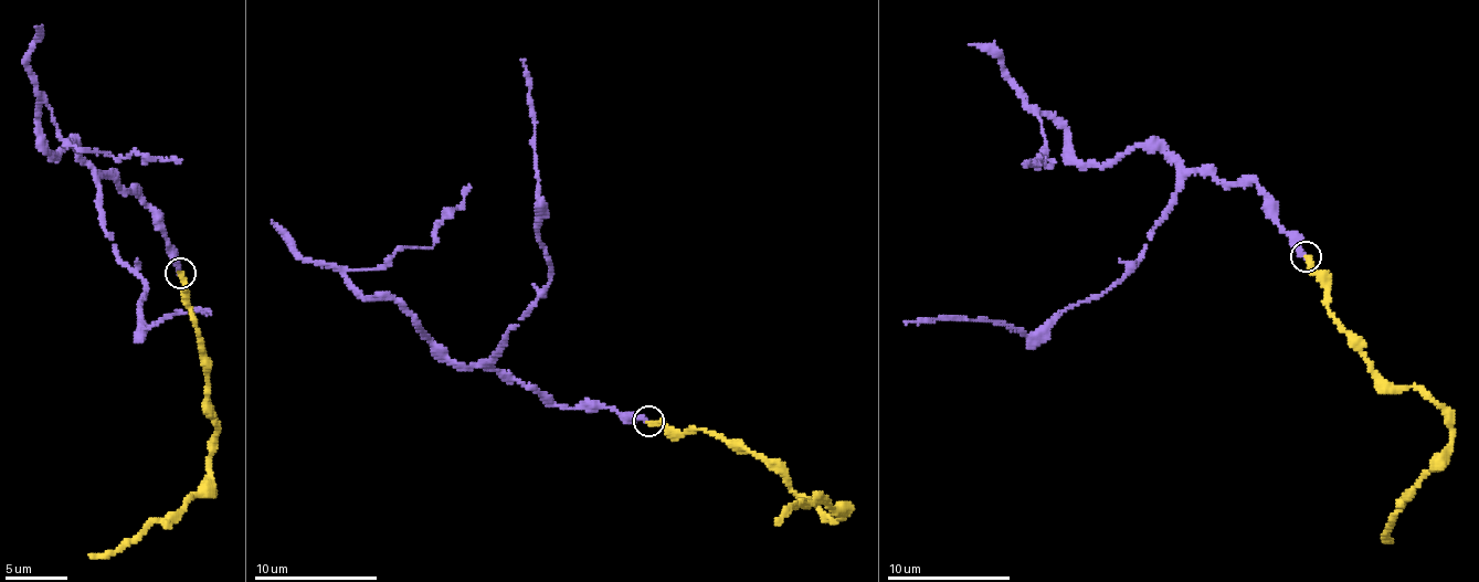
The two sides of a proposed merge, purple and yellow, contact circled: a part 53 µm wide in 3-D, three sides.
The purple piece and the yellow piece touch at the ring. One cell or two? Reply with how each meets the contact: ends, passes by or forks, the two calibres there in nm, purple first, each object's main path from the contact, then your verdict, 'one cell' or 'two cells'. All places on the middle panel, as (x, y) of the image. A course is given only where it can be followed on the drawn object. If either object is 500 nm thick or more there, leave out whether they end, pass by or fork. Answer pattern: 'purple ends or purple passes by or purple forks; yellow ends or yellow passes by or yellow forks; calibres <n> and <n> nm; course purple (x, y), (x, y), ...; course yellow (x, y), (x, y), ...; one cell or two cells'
purple ends; yellow ends; calibres 240 and 240 nm; course purple (648, 422), (605, 408), (561, 409), (492, 370), (489, 363), (551, 274), (539, 237), (535, 113), (521, 60); course yellow (648, 422), (680, 433), (701, 429), (740, 446), (831, 520), (841, 519), (821, 499), (791, 505), (775, 525); one cell

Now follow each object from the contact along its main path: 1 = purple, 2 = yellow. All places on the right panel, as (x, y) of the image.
1: (1307, 256), (1261, 188), (1192, 172), (1137, 261), (1116, 283), (1034, 332), (1021, 335), (992, 321), (905, 321)
2: (1307, 256), (1355, 350), (1394, 387), (1437, 404), (1450, 430), (1450, 447), (1402, 498), (1391, 539)

